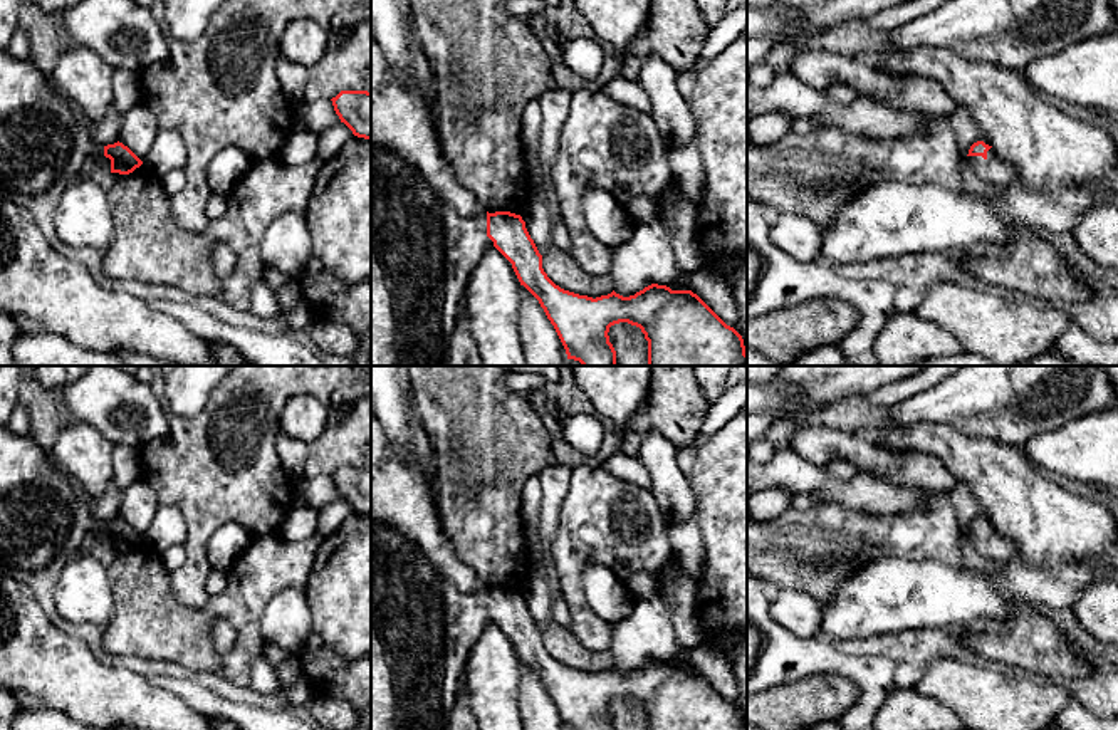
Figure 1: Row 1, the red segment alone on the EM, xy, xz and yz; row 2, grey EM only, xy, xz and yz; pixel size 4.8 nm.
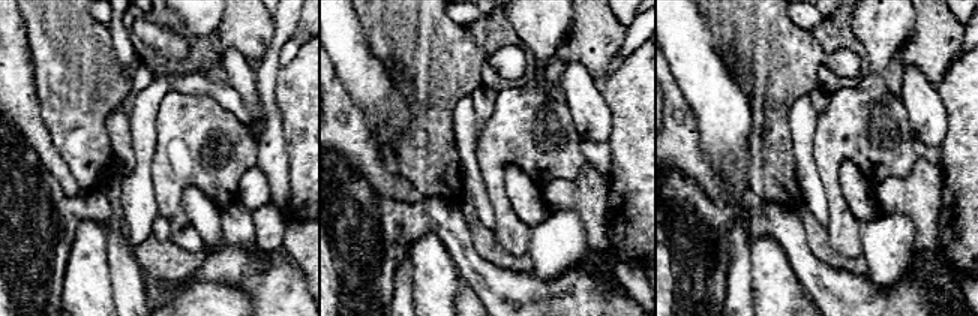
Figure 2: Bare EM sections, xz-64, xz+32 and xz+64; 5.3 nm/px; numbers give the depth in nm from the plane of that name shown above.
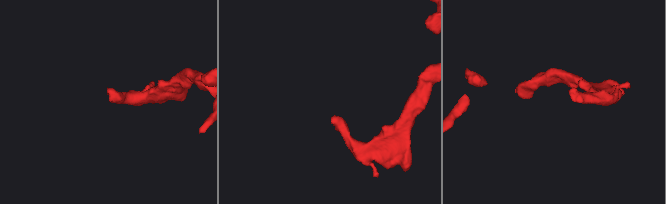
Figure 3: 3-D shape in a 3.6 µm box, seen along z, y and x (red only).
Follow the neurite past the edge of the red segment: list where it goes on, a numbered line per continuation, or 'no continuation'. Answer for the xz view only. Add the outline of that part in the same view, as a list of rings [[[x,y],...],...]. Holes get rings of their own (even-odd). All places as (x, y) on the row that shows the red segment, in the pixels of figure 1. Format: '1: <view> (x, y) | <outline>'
1: xz (422, 250) | [[[374,146],[371,149],[371,366],[450,366],[448,342],[458,321],[458,304],[467,290],[470,274],[490,247],[494,247],[494,242],[487,237],[487,211],[480,210],[473,216],[460,215],[440,200],[400,154]]]

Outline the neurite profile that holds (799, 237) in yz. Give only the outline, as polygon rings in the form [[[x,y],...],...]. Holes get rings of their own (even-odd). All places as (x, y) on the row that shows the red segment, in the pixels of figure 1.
[[[772,213],[771,240],[797,262],[821,260],[823,232],[807,216]]]

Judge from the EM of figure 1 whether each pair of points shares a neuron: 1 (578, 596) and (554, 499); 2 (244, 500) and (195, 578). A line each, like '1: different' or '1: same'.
1: different
2: same

